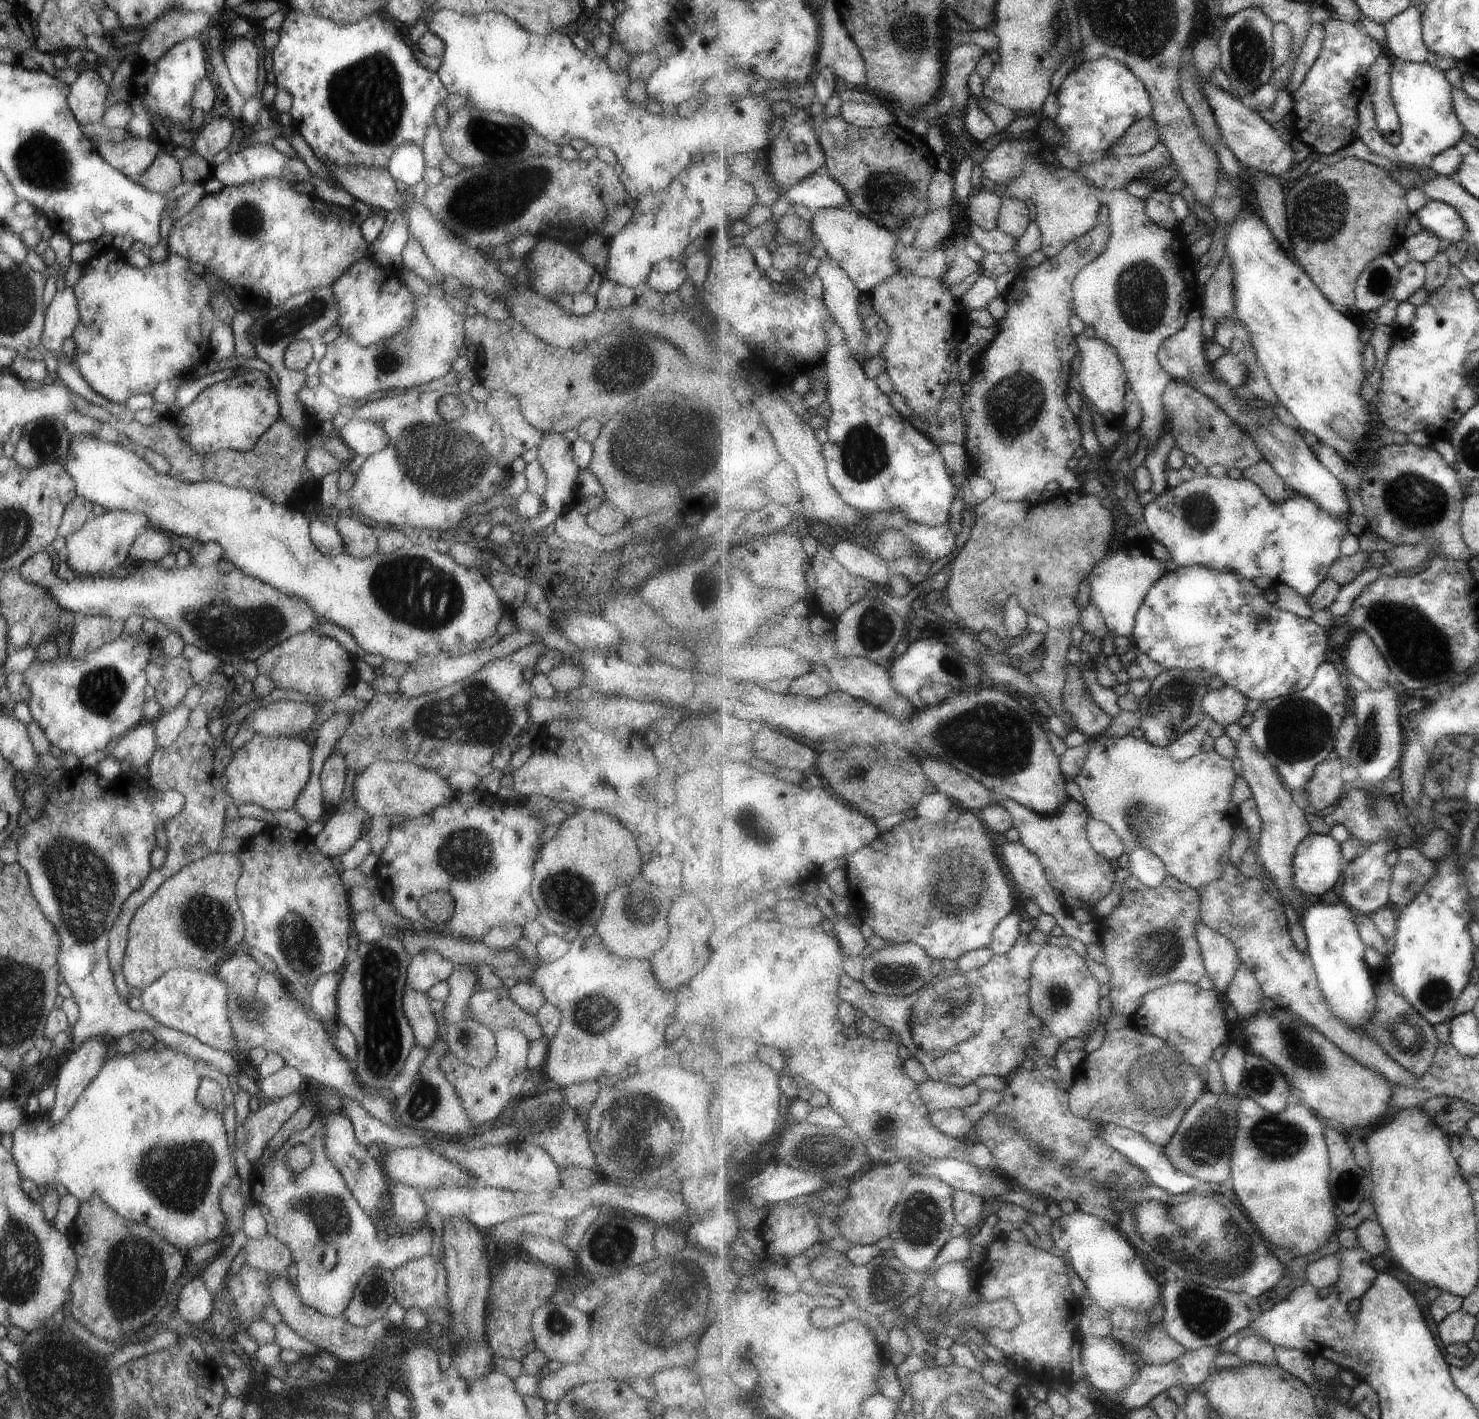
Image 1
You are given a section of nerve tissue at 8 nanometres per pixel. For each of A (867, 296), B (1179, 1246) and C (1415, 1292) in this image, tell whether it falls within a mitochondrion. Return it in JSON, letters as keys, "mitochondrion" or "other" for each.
{"A":"other","B":"mitochondrion","C":"other"}

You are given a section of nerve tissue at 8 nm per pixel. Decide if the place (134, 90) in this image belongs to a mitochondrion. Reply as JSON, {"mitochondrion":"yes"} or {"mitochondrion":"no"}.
{"mitochondrion":"no"}

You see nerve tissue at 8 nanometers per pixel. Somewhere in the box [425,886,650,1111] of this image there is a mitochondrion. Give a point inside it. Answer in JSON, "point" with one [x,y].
{"point":[588,1011]}

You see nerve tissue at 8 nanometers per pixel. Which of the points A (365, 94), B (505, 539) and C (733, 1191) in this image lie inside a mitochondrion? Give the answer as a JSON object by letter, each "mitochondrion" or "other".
{"A":"mitochondrion","B":"other","C":"other"}

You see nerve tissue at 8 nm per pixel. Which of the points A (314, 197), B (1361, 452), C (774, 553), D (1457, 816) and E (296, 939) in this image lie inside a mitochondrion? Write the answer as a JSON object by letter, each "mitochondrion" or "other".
{"A":"other","B":"other","C":"other","D":"other","E":"mitochondrion"}

